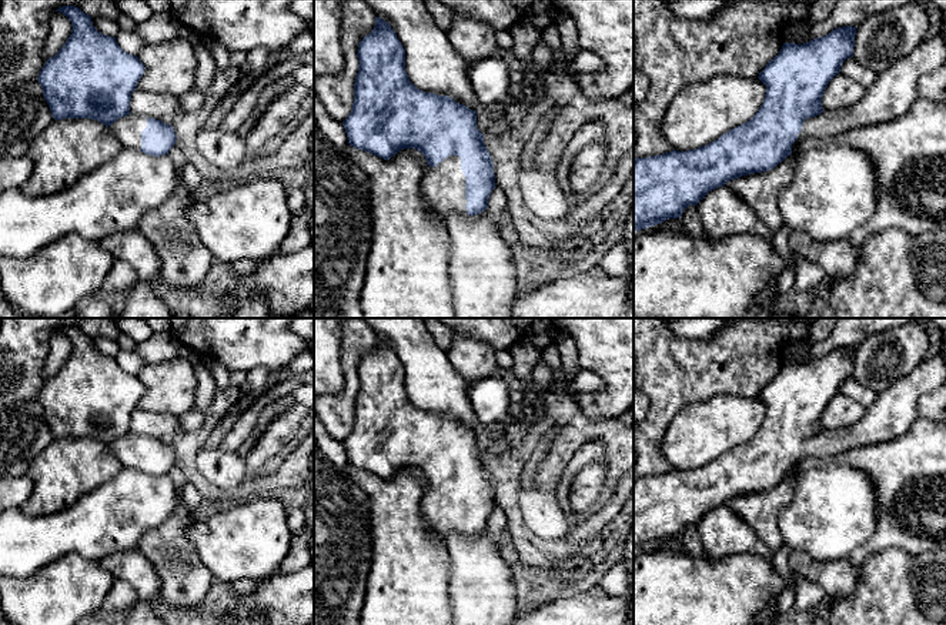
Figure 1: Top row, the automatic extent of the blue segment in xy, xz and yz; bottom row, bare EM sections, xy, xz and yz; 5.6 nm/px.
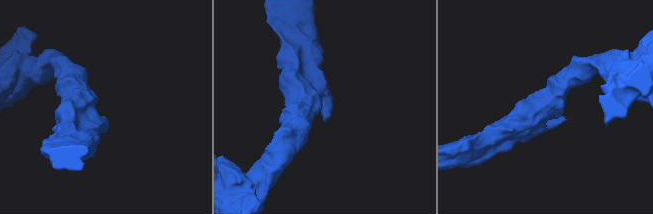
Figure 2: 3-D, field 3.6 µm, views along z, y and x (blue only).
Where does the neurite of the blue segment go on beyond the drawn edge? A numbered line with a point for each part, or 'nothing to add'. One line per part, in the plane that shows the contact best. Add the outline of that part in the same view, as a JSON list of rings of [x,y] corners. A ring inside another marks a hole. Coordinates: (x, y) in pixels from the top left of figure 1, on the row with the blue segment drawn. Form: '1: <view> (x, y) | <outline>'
1: xz (443, 189) | [[[449,156],[437,167],[428,168],[421,183],[421,197],[427,210],[444,223],[454,214],[467,214],[465,176],[458,156]]]

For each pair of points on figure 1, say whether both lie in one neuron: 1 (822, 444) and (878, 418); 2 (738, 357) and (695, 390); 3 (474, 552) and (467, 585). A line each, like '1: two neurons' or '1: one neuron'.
1: one neuron
2: one neuron
3: one neuron

